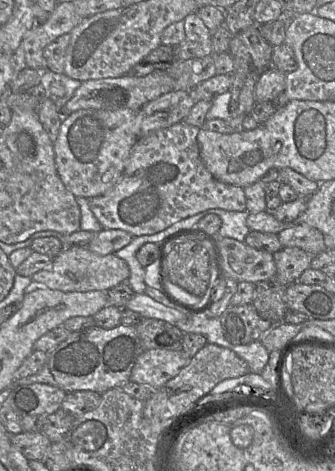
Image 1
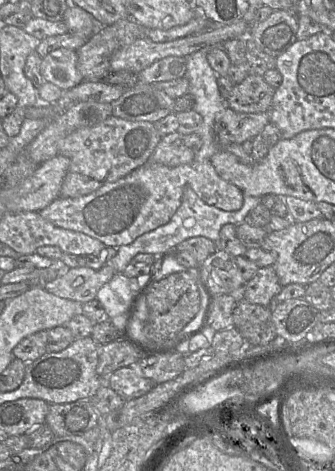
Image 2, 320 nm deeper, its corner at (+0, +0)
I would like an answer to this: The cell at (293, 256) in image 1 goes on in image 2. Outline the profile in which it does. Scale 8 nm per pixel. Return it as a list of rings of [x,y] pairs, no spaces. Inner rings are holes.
[[[273,266],[259,268],[239,292],[238,298],[262,306],[273,305],[275,296],[282,286]]]

